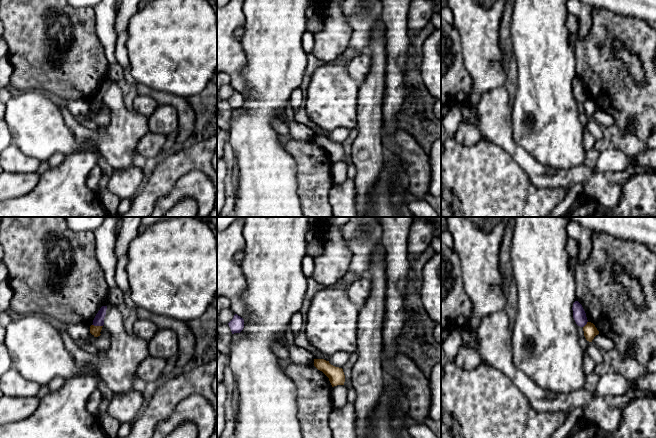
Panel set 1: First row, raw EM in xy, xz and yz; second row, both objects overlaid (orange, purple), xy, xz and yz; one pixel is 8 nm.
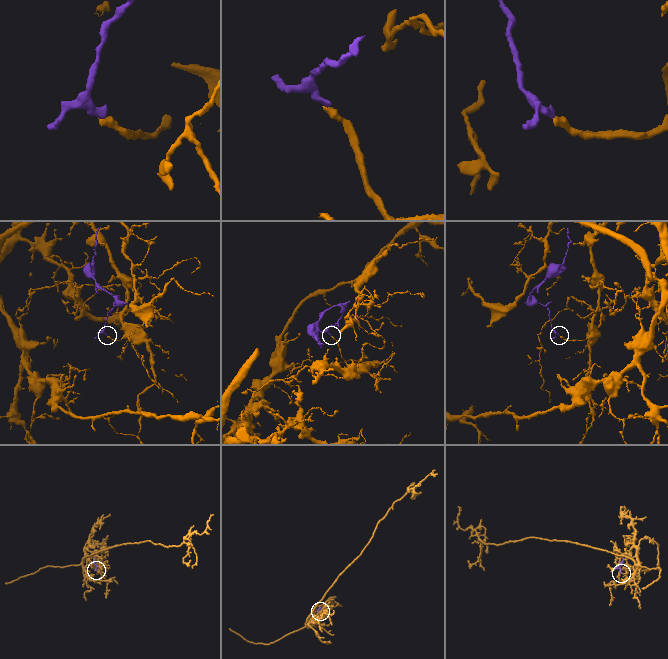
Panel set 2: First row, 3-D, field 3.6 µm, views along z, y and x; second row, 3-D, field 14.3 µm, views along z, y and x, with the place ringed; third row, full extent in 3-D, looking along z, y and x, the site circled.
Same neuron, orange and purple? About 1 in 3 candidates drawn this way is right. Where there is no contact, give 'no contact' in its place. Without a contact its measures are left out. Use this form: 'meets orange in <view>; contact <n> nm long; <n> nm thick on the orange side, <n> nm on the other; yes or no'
meets orange in xy; contact 90 nm long; 80 nm thick on the orange side, 80 nm on the other; no

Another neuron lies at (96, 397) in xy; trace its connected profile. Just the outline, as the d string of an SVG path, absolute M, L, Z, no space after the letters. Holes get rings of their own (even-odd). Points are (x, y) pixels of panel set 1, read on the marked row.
M96 389L90 395L86 405L86 408L89 411L89 413L92 416L94 416L97 420L101 417L101 414L99 412L99 405L102 399L103 399L102 393L99 391L99 389Z

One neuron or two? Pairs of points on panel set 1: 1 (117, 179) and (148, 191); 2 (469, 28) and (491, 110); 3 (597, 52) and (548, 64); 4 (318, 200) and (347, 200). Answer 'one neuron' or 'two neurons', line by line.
1: two neurons
2: two neurons
3: two neurons
4: two neurons

